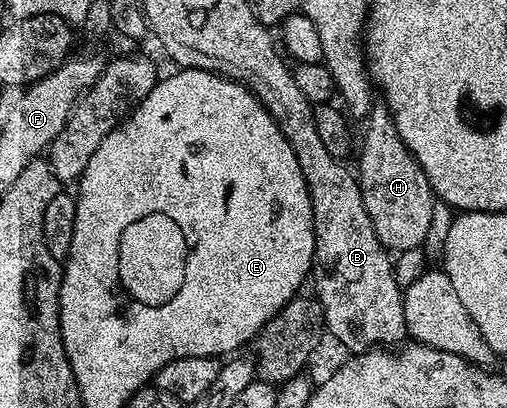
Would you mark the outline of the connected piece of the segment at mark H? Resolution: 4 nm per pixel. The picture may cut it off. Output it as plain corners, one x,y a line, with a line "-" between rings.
374,105
365,124
365,143
362,146
360,143
359,146
359,181
367,216
371,216
371,224
386,250
400,252
421,246
431,225
432,208
435,203
431,184
415,156
403,142
403,136
397,131
388,106

